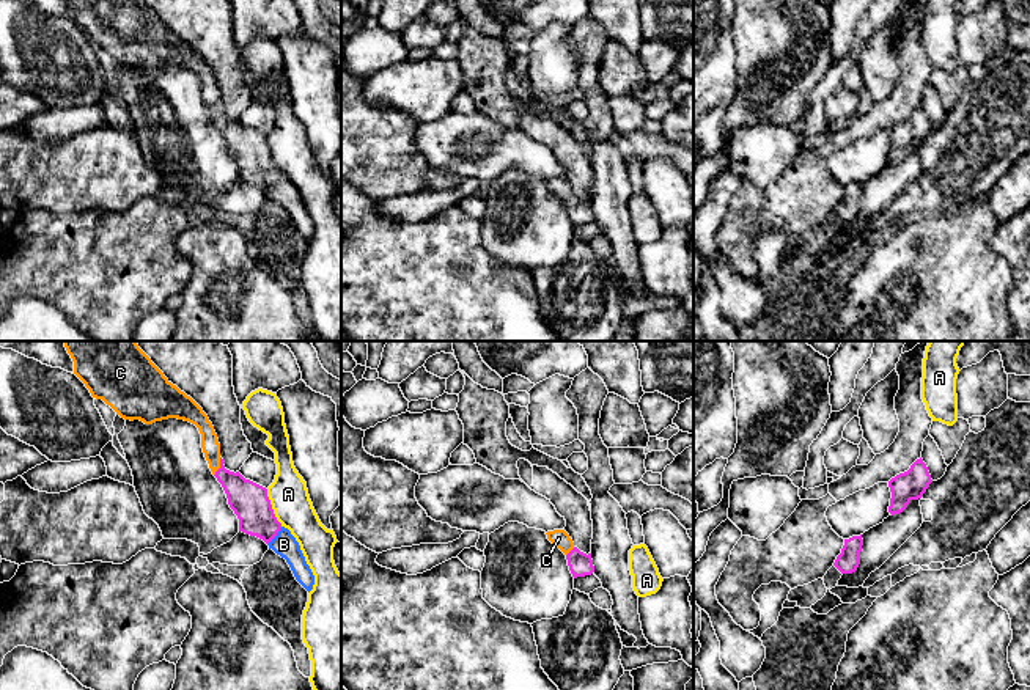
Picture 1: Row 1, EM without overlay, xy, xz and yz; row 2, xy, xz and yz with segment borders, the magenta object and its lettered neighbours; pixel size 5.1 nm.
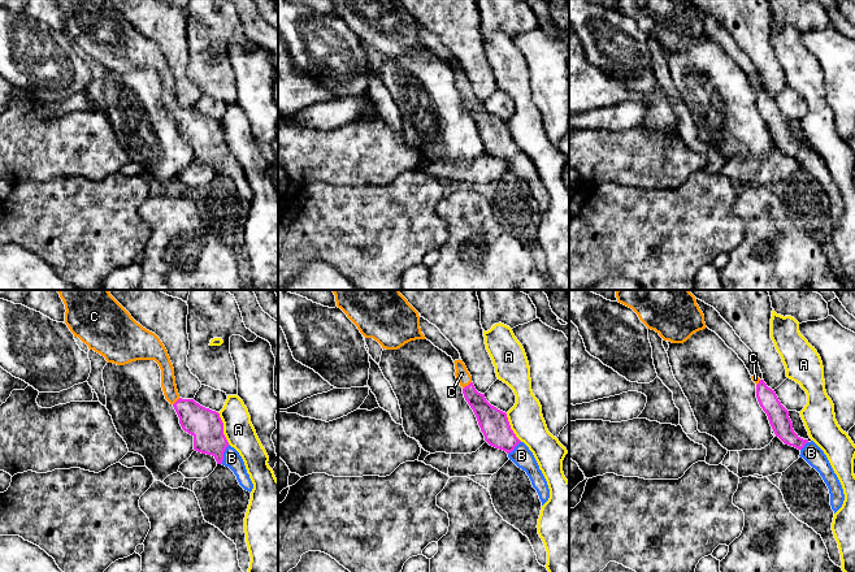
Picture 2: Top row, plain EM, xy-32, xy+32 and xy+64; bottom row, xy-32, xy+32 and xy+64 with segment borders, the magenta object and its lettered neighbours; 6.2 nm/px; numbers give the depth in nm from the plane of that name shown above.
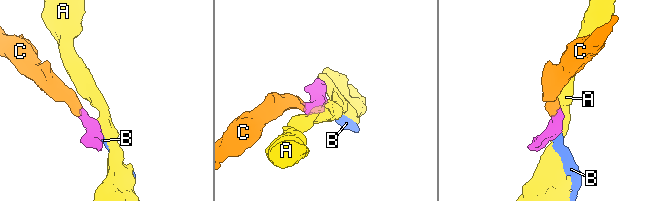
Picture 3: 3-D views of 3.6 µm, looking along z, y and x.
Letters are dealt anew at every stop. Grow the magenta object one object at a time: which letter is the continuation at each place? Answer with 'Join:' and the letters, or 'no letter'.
Join: B, C

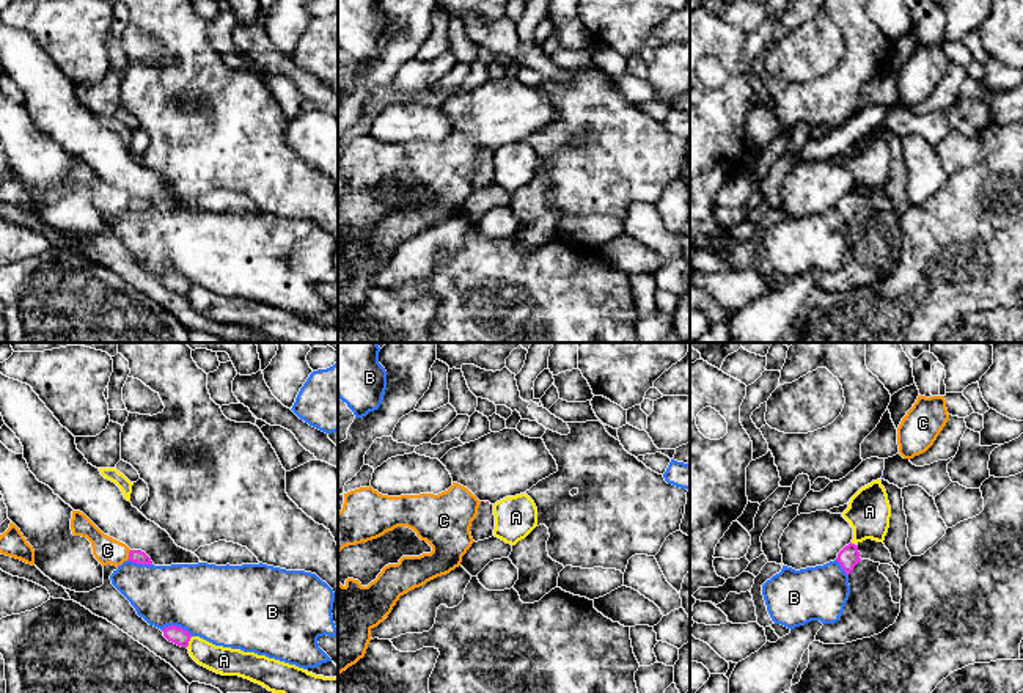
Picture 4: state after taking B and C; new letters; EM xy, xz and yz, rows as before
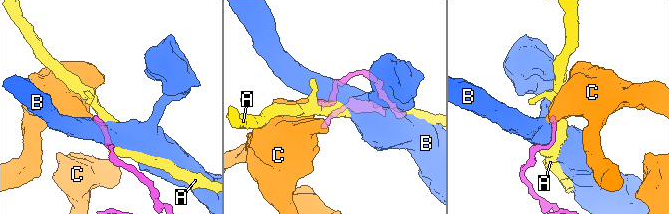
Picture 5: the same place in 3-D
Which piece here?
Join: no letter

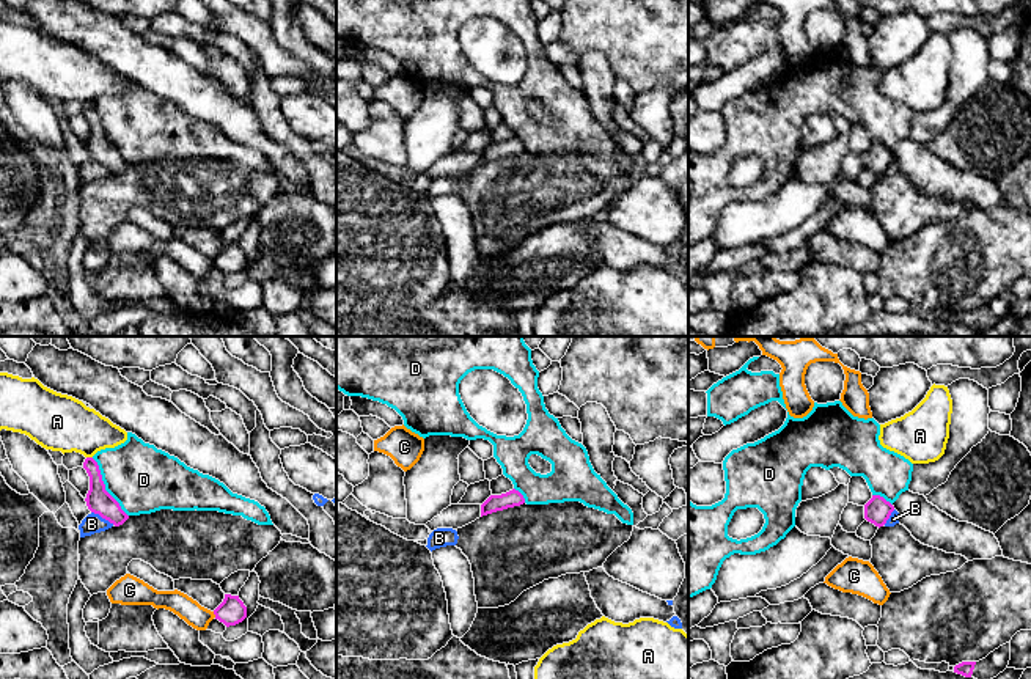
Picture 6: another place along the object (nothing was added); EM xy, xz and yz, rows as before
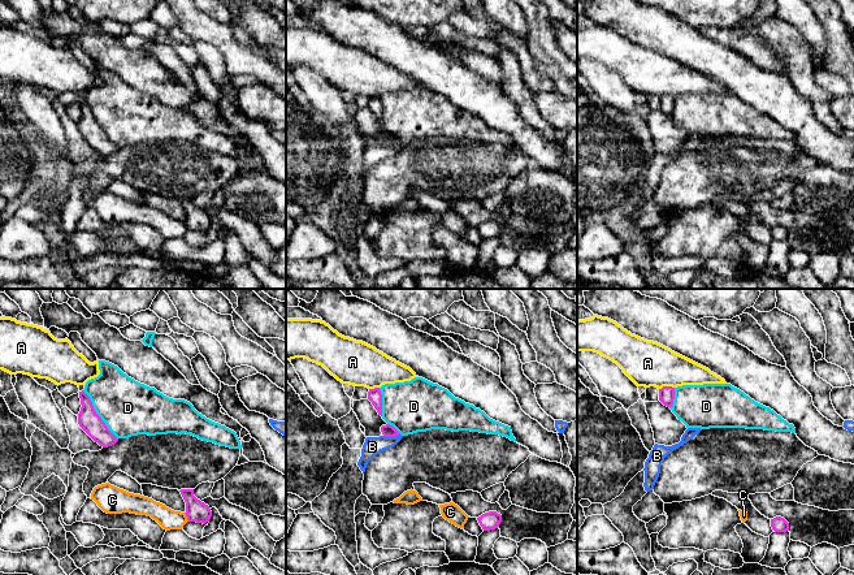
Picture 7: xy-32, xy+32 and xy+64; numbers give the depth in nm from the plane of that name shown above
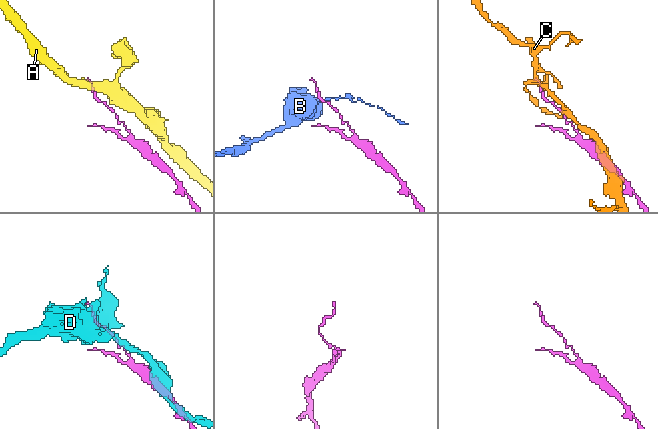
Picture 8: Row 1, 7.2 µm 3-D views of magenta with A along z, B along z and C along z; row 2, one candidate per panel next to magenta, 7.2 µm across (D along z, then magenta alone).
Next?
Join: no letter

